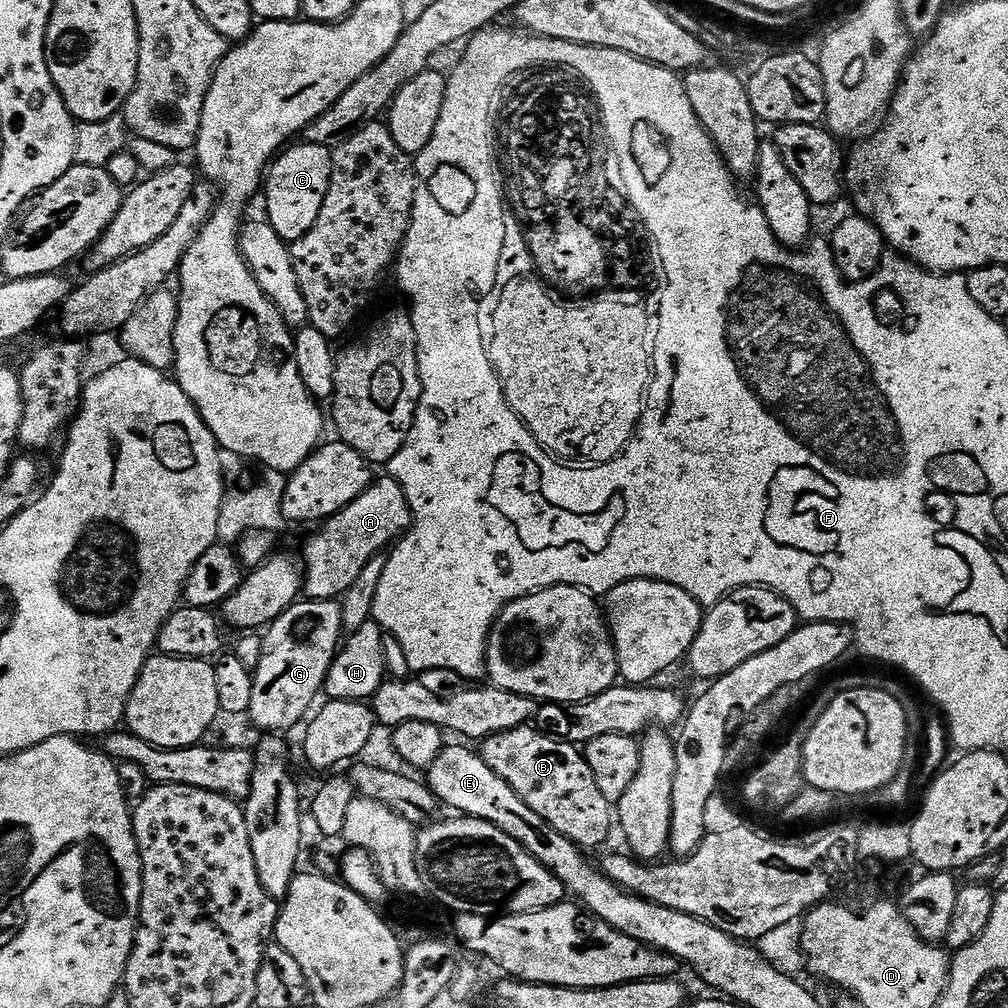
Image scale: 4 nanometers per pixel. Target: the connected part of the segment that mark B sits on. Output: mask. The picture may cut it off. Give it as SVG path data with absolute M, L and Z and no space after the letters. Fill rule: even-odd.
M521 726L493 734L482 746L482 755L490 770L497 772L534 814L542 814L554 830L584 850L607 842L612 826L614 830L614 808L602 790L598 790L588 759L577 745L565 744L535 726Z

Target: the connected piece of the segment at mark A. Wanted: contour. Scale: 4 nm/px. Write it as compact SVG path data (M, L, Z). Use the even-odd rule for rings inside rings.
M387 474L381 476L381 480L380 477L373 479L371 486L354 498L350 506L323 521L317 527L320 529L305 542L302 592L307 599L335 600L343 597L344 592L354 586L358 574L366 570L366 562L395 545L412 527L412 511L402 486Z

